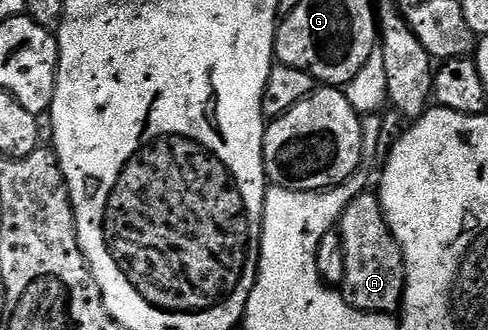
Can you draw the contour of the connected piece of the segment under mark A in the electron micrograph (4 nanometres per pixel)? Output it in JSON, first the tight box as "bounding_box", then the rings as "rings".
{"bounding_box":[340,194,406,312],"rings":[[[377,194],[358,195],[347,205],[340,234],[344,245],[342,295],[358,311],[397,312],[402,306],[402,294],[406,288],[406,266],[400,245],[388,229]]]}

